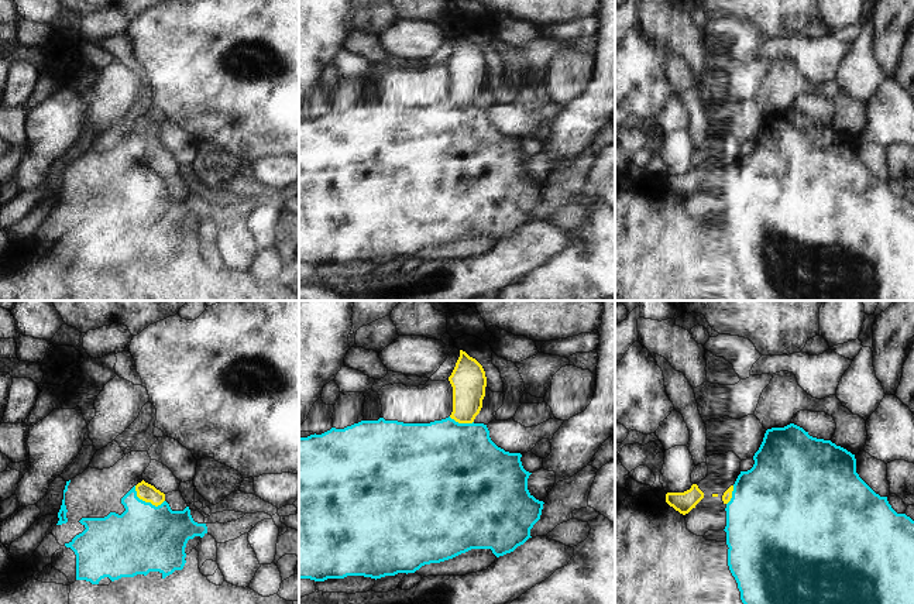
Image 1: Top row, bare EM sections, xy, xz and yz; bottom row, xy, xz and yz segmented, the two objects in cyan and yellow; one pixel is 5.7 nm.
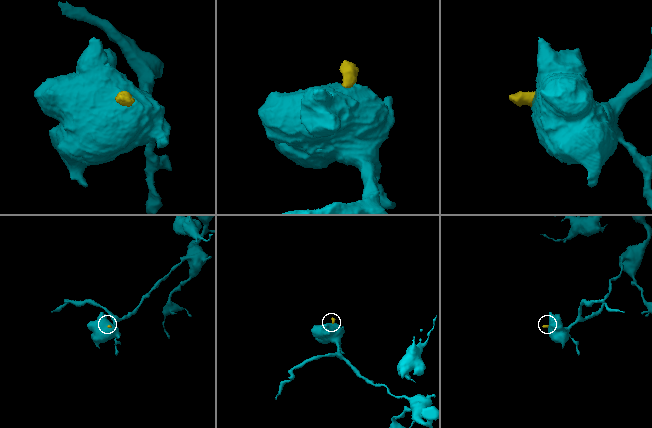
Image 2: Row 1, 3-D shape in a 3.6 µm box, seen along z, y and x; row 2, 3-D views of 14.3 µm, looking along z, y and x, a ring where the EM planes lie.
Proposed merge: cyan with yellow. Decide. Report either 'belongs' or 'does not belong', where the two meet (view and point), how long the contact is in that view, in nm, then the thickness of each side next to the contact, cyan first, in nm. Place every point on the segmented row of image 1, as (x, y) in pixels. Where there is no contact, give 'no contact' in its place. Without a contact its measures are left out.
belongs; meets cyan in xy at (144, 501); contact 200 nm long; 380 nm thick on the cyan side, 100 nm on the other

